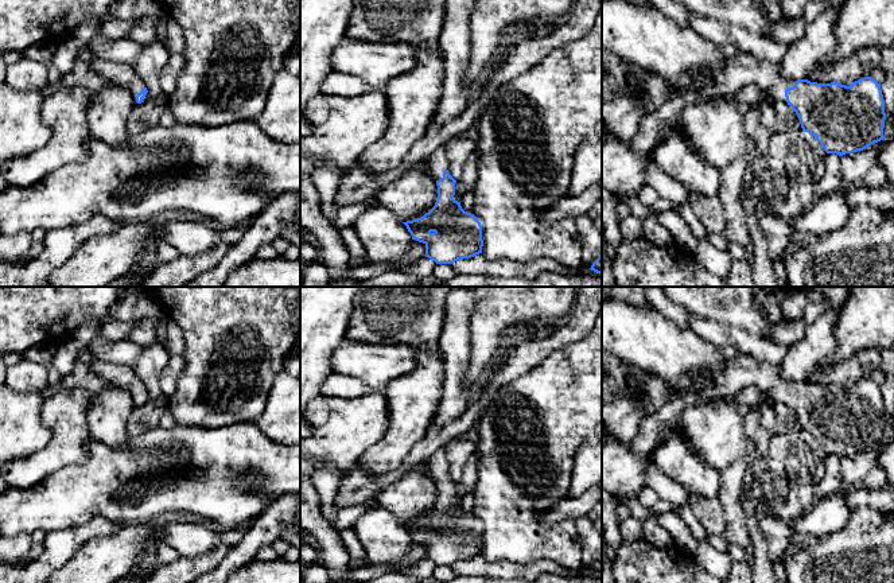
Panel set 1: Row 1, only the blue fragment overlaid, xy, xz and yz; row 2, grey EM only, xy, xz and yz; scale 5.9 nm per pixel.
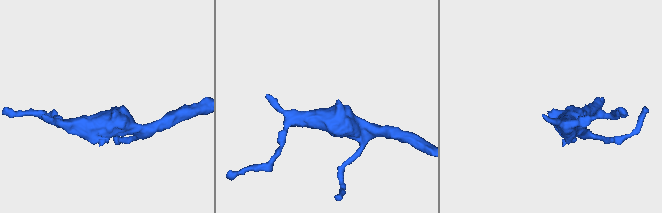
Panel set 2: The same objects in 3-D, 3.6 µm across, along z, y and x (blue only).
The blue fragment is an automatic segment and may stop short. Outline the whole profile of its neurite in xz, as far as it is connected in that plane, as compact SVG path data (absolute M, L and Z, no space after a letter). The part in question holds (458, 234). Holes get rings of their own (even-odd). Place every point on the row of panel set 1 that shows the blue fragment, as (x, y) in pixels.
M447 145L436 148L424 160L436 182L435 206L423 217L403 222L412 240L425 245L425 257L436 264L454 264L482 253L482 225L454 199L456 180L448 172Z

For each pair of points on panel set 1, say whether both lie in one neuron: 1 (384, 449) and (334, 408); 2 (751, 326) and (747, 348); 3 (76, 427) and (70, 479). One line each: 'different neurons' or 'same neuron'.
1: different neurons
2: different neurons
3: different neurons

